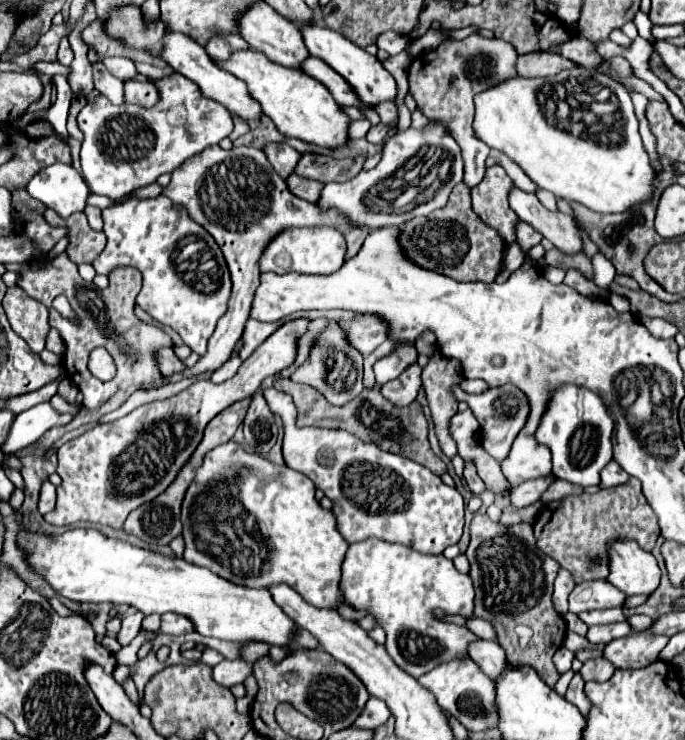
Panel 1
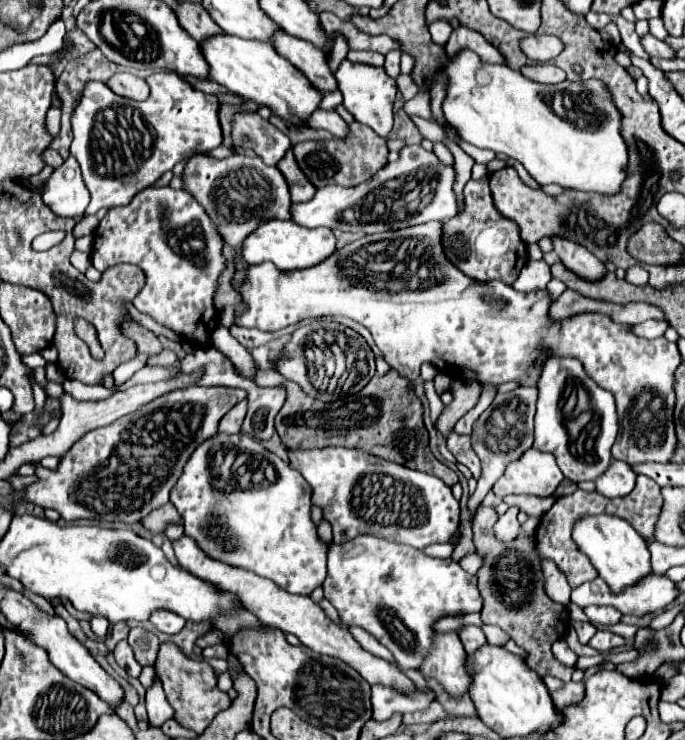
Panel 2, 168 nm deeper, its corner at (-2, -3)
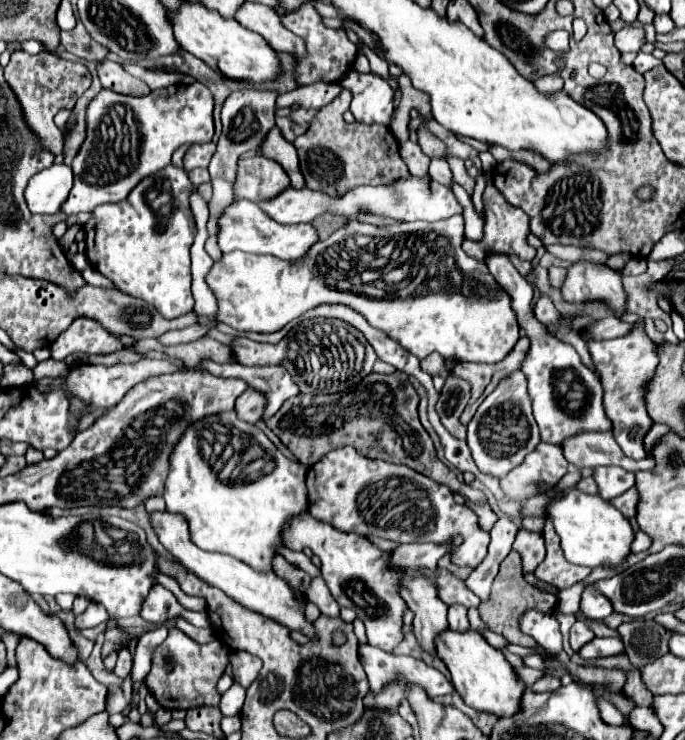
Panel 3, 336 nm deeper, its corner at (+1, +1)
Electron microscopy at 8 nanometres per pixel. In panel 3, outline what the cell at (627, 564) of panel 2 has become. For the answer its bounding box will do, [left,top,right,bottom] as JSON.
[547,488,635,568]

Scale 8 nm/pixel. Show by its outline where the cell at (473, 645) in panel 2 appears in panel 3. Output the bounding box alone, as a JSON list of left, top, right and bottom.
[449,606,471,632]

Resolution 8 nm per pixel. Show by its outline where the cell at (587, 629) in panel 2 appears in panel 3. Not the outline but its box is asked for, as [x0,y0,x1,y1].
[569,622,595,650]

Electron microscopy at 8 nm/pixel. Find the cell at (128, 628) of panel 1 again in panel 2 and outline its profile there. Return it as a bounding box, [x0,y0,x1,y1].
[114,640,142,678]

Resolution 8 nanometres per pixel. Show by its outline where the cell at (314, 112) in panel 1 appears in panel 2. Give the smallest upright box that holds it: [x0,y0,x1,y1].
[200,34,320,126]

